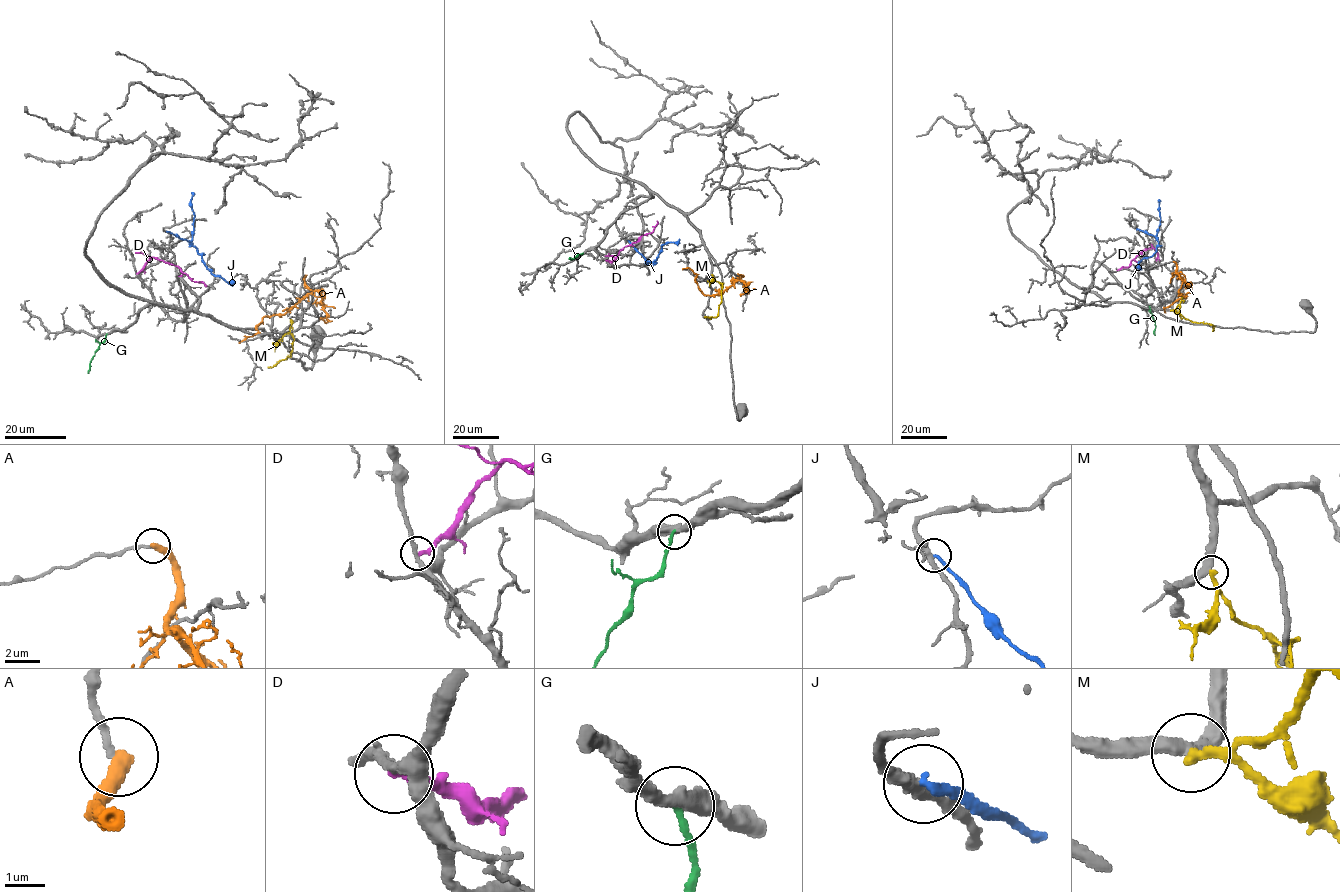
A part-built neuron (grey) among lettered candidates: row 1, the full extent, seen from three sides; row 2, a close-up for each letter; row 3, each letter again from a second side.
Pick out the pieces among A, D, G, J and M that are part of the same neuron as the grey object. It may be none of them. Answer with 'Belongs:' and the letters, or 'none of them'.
Belongs: none of them

